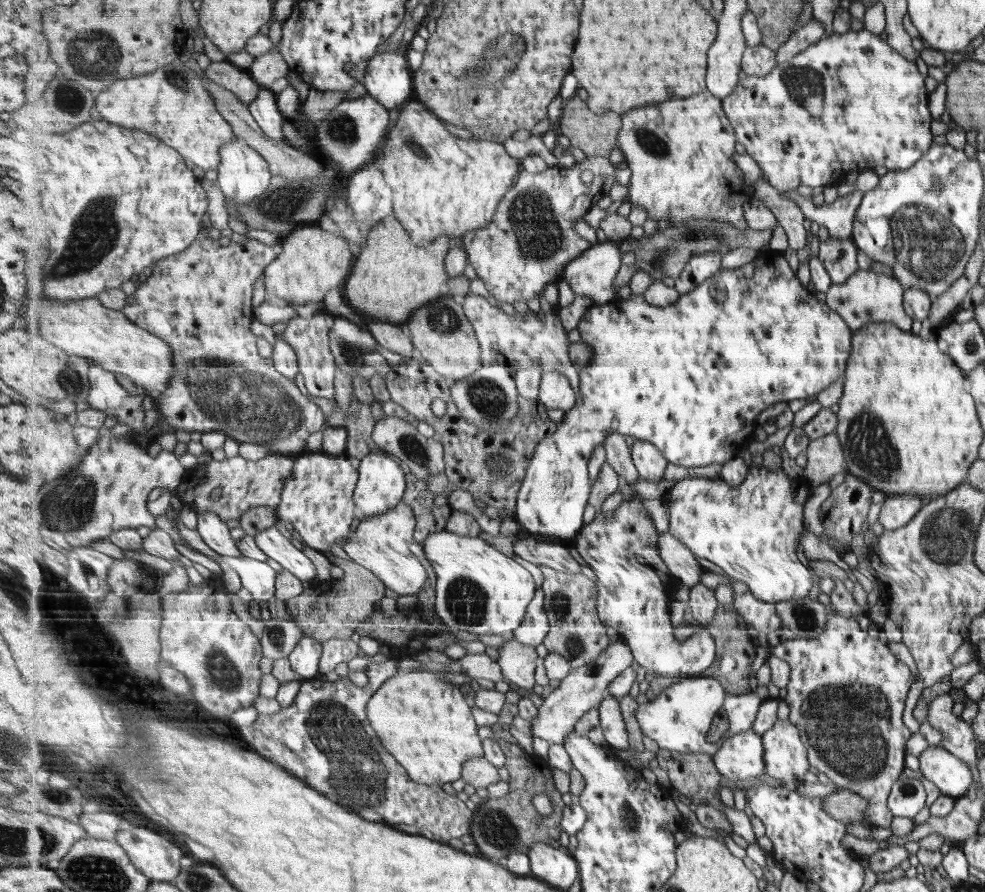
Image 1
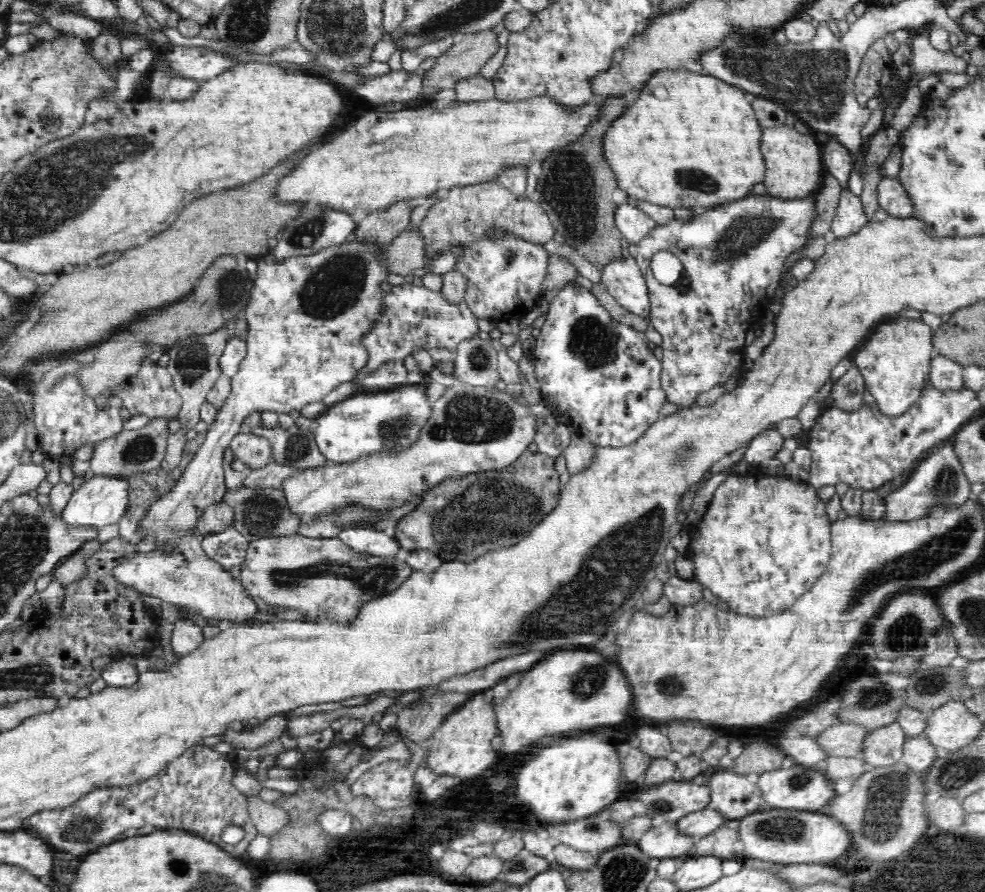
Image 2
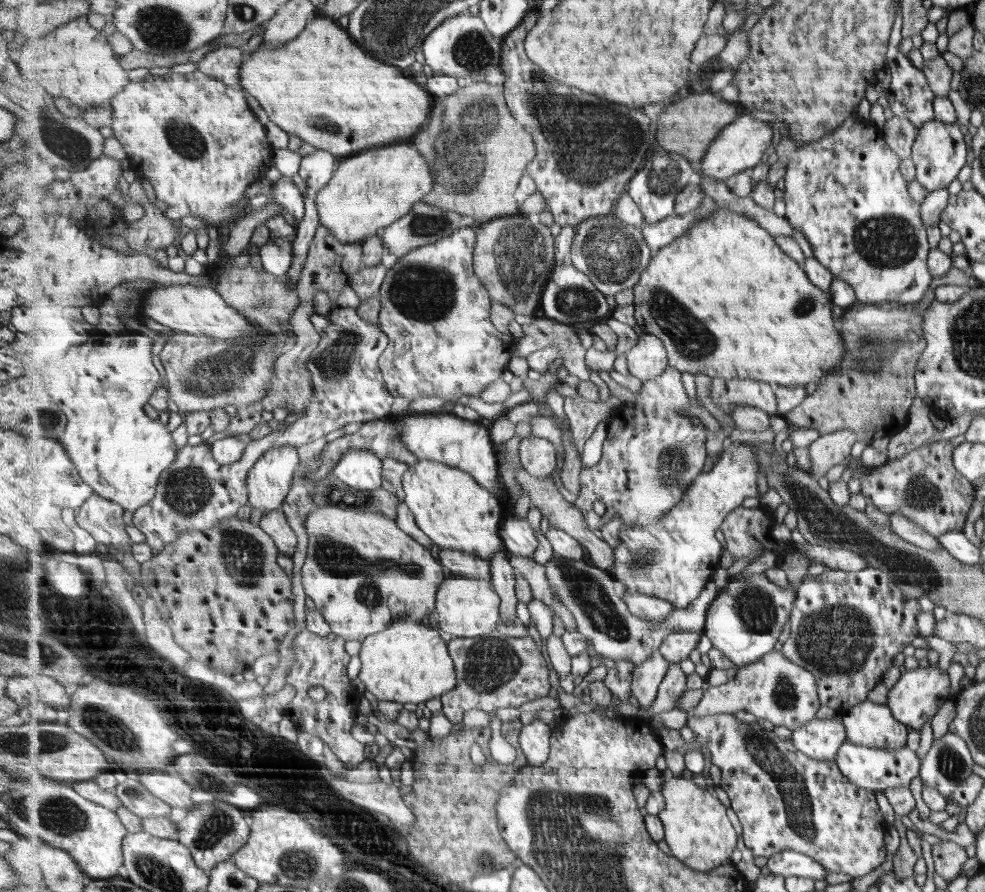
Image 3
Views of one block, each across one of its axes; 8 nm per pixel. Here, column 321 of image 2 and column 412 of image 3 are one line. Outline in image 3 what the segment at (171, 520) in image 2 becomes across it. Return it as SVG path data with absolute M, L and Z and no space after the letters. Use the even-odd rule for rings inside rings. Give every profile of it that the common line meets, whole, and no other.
M469 226L461 227L435 244L411 250L388 270L379 292L382 302L379 326L388 334L389 345L381 354L379 366L395 399L403 396L413 402L421 396L455 401L461 396L481 397L481 393L507 370L517 344L511 332L501 332L490 318L493 300L474 269L476 246L477 232Z

